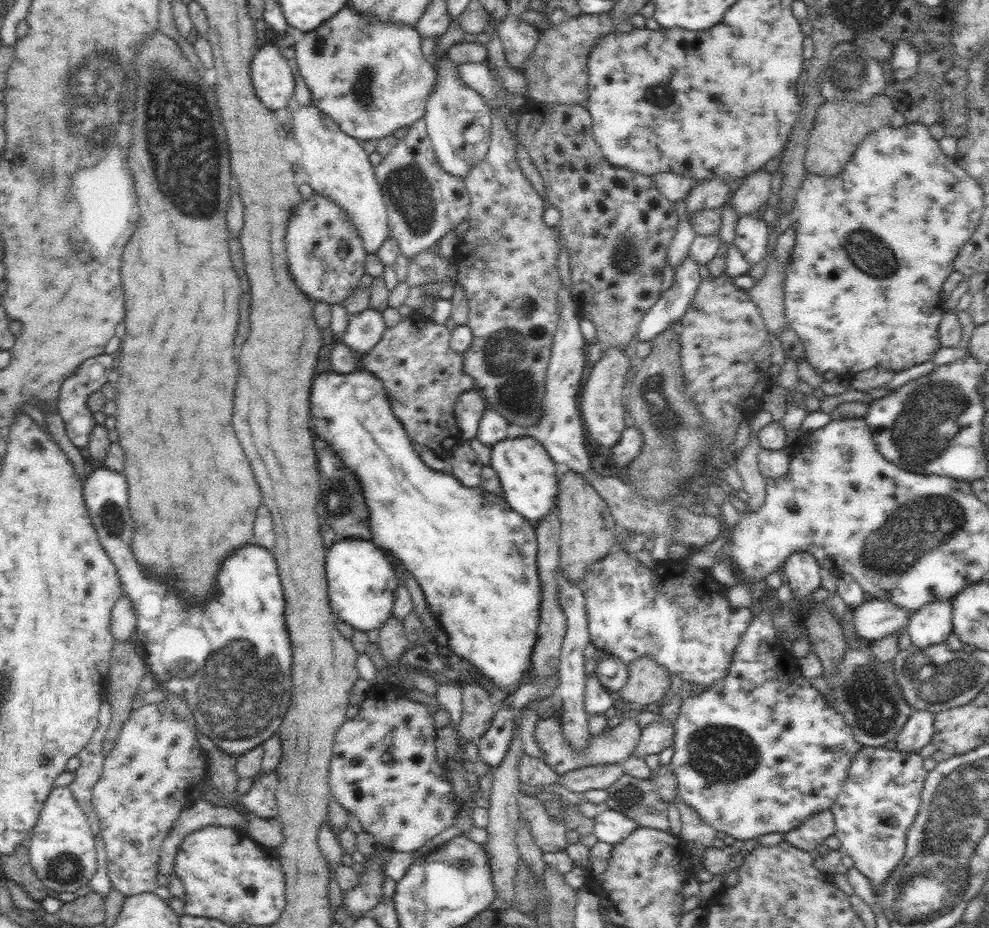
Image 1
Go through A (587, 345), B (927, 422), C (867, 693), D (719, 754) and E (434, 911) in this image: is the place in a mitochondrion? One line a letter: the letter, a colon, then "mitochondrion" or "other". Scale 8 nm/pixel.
A: other
B: mitochondrion
C: mitochondrion
D: mitochondrion
E: other

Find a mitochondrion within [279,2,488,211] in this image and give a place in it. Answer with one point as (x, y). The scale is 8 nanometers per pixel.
(363, 92)

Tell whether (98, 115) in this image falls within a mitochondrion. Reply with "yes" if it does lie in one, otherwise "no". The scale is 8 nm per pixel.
yes

